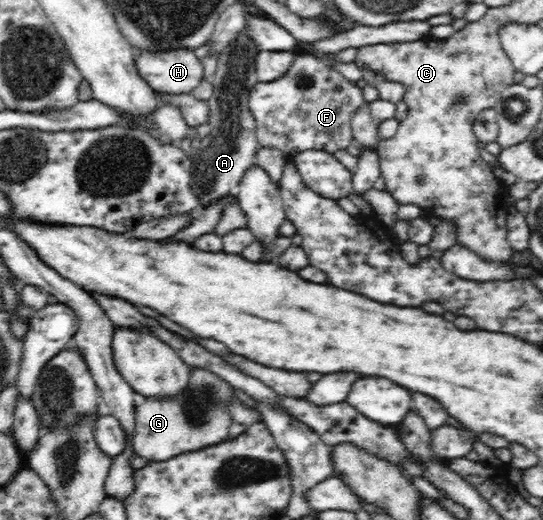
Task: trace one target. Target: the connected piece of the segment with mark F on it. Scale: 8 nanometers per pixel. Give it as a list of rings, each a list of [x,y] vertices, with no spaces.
[[[298,52],[291,68],[284,76],[271,82],[257,82],[251,88],[249,109],[256,120],[256,135],[261,147],[279,149],[285,160],[291,161],[299,152],[306,150],[323,150],[334,154],[354,144],[350,118],[361,106],[365,106],[363,89],[353,81],[343,78],[336,70],[325,64],[325,61],[313,54]]]

